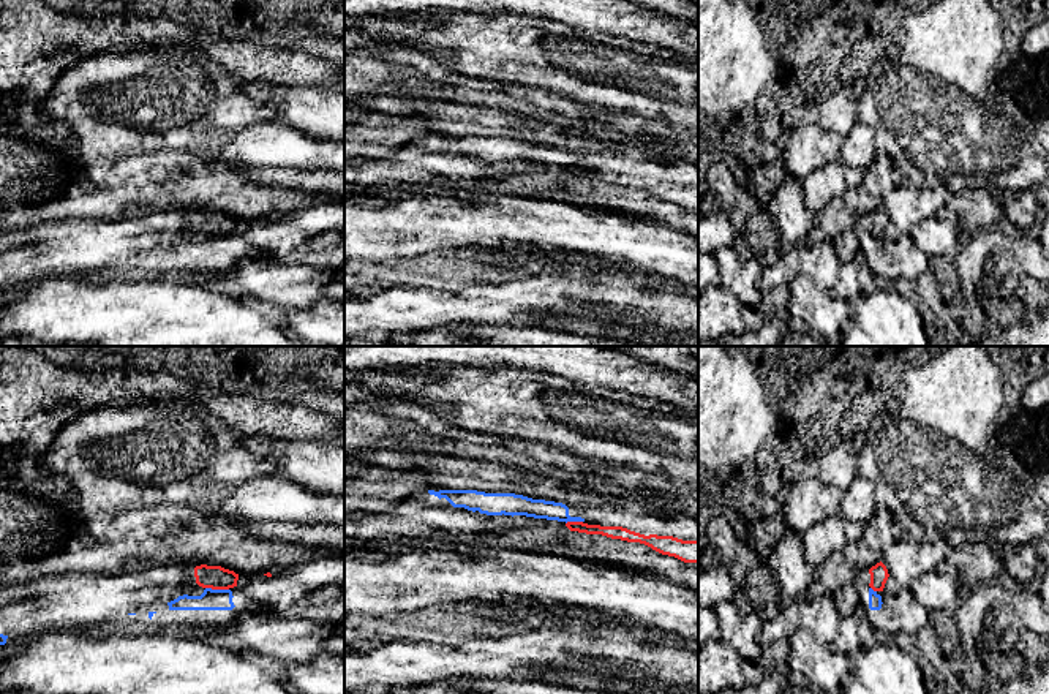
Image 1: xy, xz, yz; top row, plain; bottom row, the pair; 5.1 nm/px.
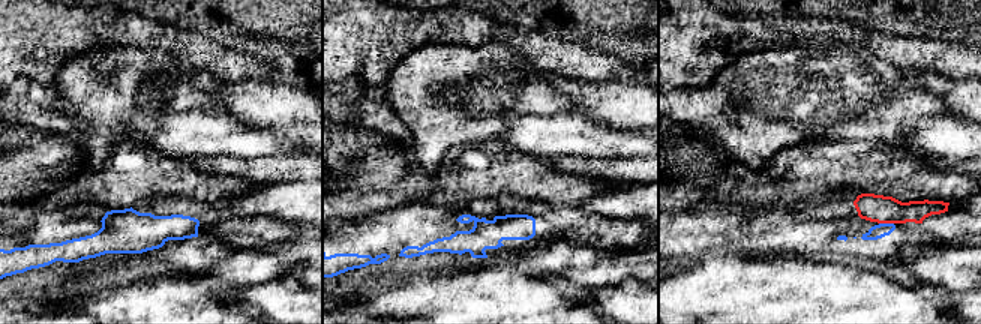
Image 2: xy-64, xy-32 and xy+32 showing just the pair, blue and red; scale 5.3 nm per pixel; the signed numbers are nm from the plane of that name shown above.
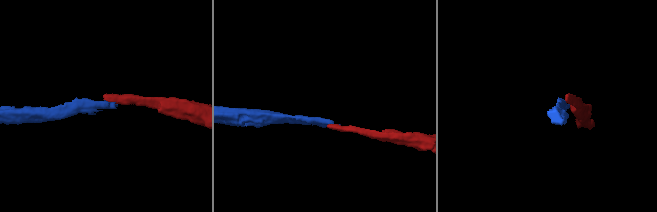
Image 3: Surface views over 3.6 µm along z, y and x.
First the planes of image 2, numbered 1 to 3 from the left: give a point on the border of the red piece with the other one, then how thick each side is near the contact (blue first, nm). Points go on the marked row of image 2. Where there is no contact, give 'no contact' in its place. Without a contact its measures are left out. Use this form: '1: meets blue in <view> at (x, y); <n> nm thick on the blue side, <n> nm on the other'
1: no contact
2: no contact
3: meets blue in xy+32 at (887, 224); 80 nm thick on the blue side, 150 nm on the other

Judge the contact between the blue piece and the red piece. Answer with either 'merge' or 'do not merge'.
do not merge

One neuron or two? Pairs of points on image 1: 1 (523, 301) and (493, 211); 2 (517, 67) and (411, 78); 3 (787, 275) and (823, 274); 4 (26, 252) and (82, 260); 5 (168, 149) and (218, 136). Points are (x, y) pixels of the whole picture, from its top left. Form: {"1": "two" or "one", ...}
{"1": "two", "2": "two", "3": "one", "4": "one", "5": "two"}

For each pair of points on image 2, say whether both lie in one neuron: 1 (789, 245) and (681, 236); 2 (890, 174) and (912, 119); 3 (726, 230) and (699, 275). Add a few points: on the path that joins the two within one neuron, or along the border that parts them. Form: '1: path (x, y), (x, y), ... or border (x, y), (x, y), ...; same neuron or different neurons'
1: path (762, 236), (708, 236); same neuron
2: path (870, 155), (869, 137), (885, 120), (893, 119); same neuron
3: border (726, 249), (711, 249), (683, 266); different neurons

